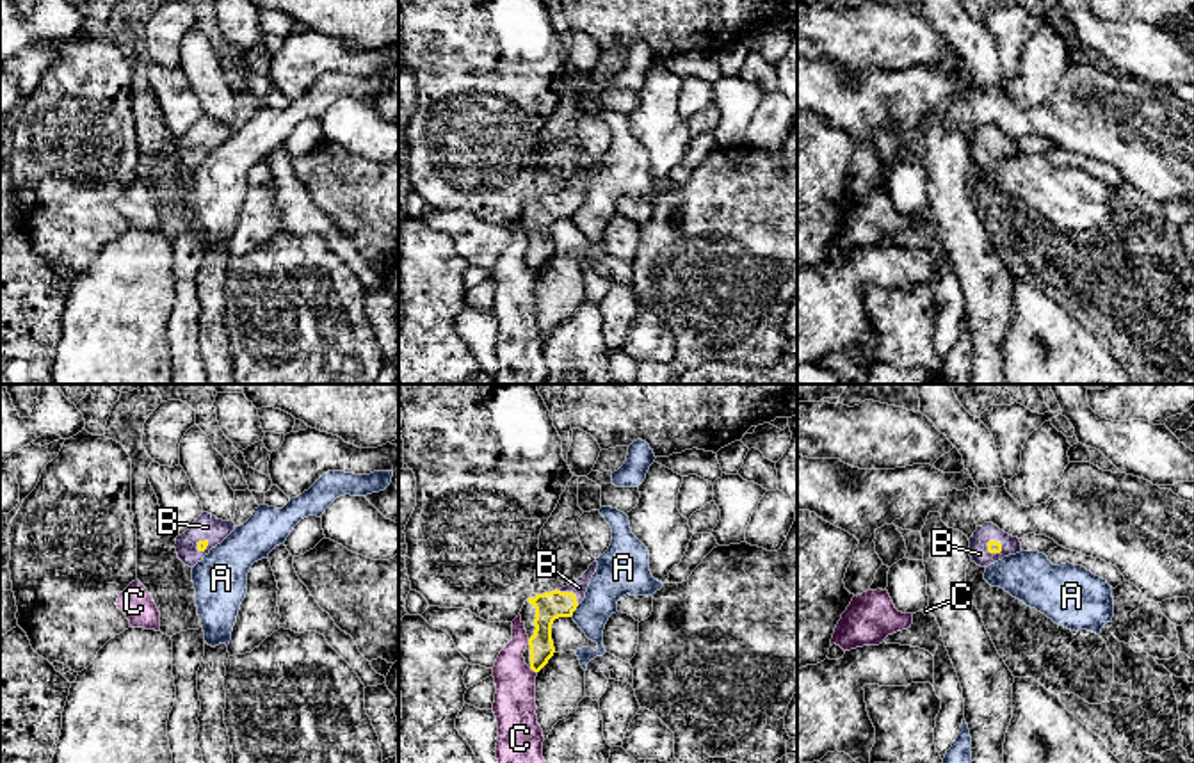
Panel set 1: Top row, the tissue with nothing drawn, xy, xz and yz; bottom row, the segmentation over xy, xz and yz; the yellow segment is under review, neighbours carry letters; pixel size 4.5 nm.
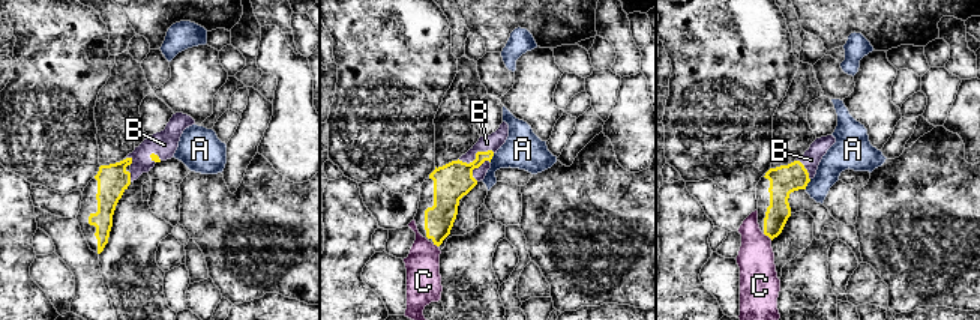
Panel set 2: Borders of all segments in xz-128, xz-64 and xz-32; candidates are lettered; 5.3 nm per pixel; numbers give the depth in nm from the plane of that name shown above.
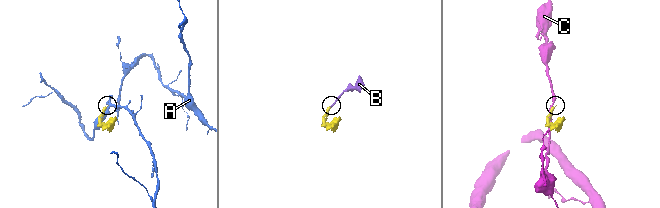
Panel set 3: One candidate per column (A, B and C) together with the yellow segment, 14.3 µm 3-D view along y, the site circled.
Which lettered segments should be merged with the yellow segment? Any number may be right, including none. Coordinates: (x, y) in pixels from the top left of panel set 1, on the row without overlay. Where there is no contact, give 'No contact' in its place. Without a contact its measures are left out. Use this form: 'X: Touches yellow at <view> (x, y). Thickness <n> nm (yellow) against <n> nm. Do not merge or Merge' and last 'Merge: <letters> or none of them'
A: Touches yellow at xz (575, 210). Thickness 130 nm (yellow) against 200 nm. Do not merge
B: Touches yellow at xz (572, 194). Thickness 130 nm (yellow) against 80 nm. Merge
C: Touches yellow at xz (532, 271). Thickness 110 nm (yellow) against 190 nm. Do not merge
Merge: B

